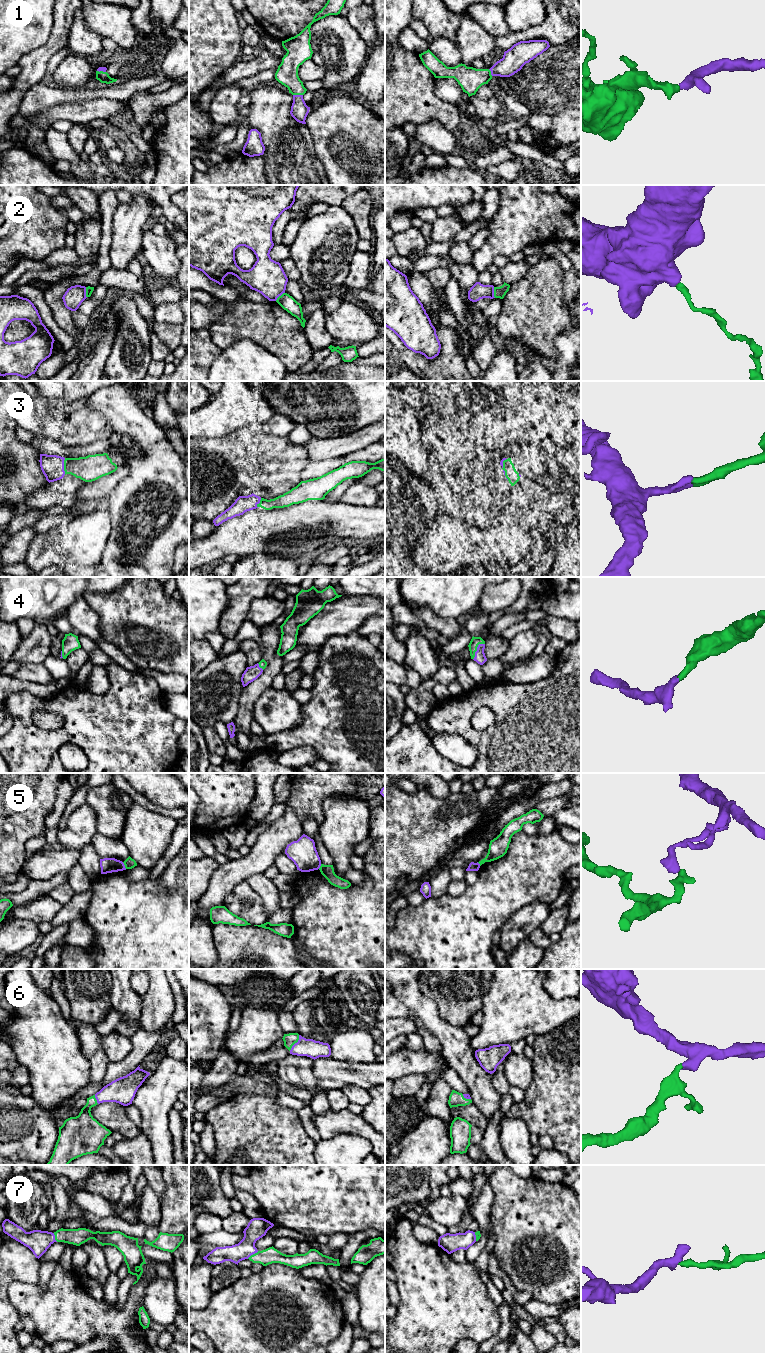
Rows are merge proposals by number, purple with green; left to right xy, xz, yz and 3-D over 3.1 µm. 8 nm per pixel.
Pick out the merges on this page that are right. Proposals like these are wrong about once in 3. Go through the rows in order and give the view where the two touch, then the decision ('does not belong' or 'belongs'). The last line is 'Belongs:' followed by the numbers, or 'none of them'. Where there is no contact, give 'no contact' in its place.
1: meets purple in xz; belongs
2: meets purple in yz; does not belong
3: meets purple in xy; belongs
4: meets purple in yz; belongs
5: meets purple in xy; does not belong
6: meets purple in xz; belongs
7: meets purple in xz; belongs
Belongs: 1, 3, 4, 6, 7

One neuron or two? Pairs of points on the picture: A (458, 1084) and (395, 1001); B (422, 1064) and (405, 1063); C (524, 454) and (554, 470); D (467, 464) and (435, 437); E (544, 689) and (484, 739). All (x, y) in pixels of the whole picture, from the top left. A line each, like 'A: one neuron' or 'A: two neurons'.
A: two neurons
B: one neuron
C: one neuron
D: one neuron
E: one neuron

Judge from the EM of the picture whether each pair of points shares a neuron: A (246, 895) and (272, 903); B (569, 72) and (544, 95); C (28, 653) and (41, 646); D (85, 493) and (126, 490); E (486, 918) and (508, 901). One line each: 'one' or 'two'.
A: two
B: one
C: one
D: two
E: one

